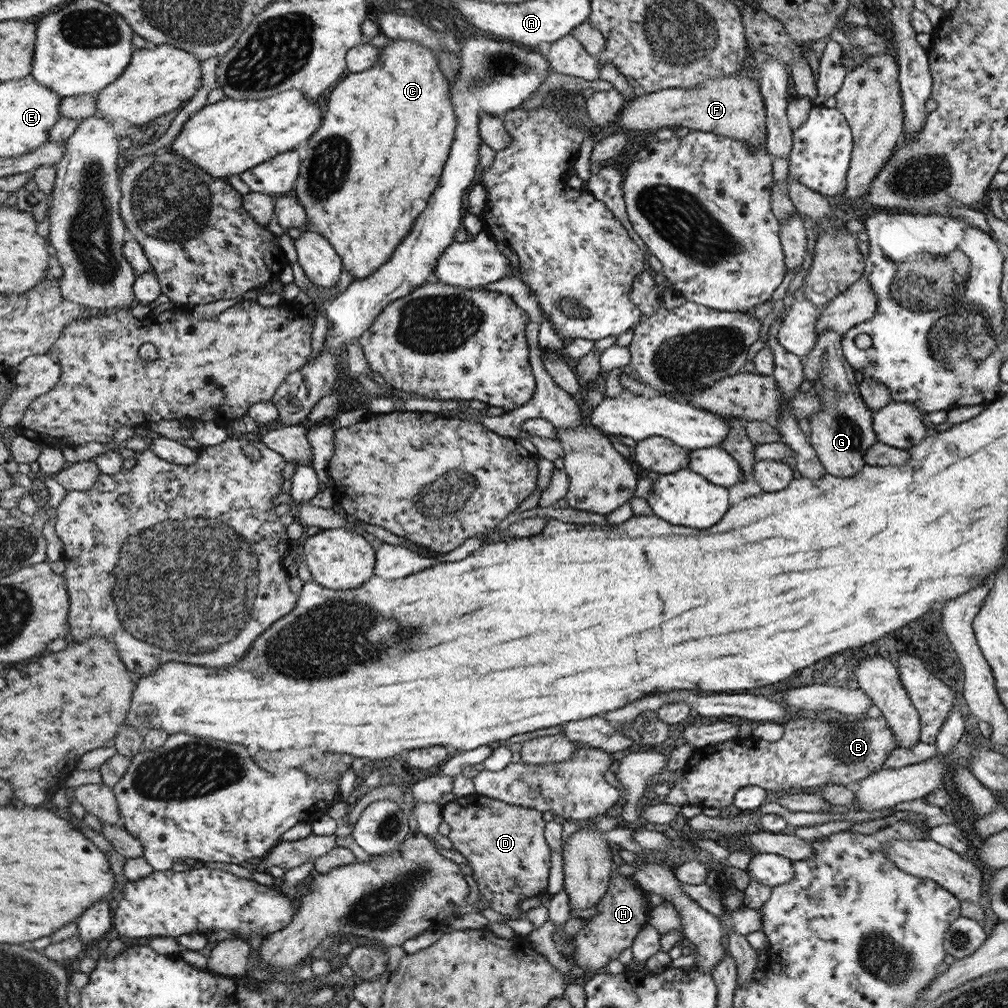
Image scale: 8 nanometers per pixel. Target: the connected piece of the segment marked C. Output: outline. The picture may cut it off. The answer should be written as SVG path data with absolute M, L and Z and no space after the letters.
M395 39L392 43L380 48L378 60L369 69L350 73L330 92L328 104L324 108L322 126L318 128L315 135L307 140L306 158L302 161L301 175L297 178L298 184L295 184L294 197L299 200L307 212L307 228L316 229L316 232L330 241L330 244L340 253L345 269L354 276L355 280L374 275L384 262L389 262L390 256L394 254L400 240L410 234L414 220L422 214L424 208L428 207L428 198L432 196L432 192L436 190L436 186L440 182L436 178L441 178L442 171L449 159L449 152L452 150L456 138L457 113L450 96L451 84L448 84L448 80L444 78L434 51L416 41L402 39Z

